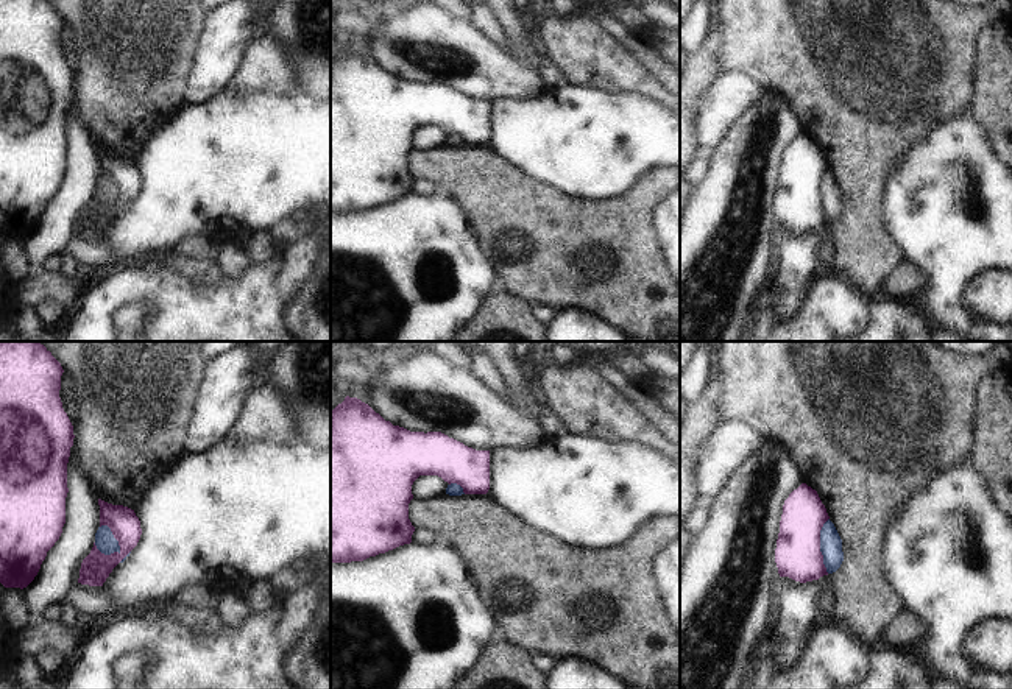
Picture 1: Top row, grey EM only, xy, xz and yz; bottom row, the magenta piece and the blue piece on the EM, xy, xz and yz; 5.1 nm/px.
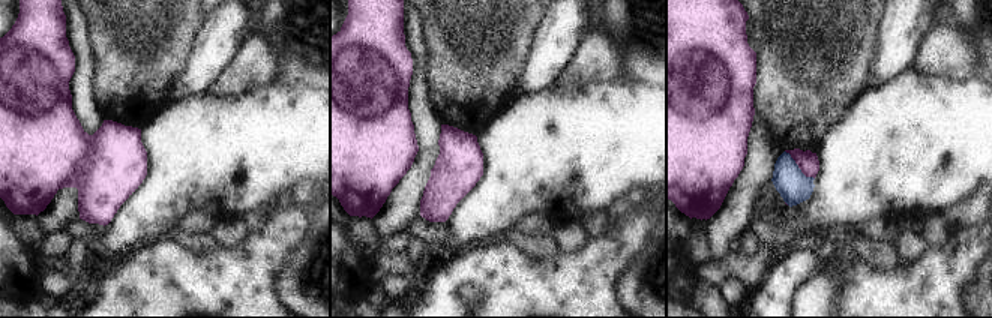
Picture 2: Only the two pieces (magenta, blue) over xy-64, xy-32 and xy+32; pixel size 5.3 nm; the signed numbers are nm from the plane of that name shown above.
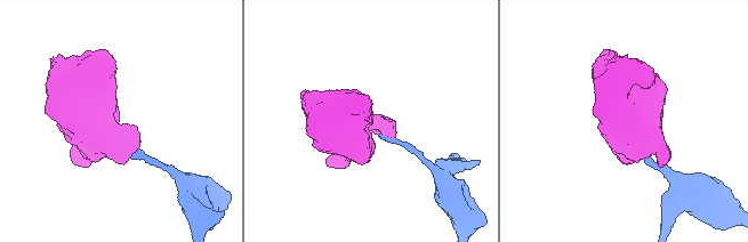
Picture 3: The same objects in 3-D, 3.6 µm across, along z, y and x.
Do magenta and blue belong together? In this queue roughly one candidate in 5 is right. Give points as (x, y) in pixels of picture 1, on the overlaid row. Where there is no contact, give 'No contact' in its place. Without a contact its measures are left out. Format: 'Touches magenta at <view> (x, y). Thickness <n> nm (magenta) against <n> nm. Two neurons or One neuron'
Touches magenta at xy (114, 537). Thickness 160 nm (magenta) against 110 nm. Two neurons

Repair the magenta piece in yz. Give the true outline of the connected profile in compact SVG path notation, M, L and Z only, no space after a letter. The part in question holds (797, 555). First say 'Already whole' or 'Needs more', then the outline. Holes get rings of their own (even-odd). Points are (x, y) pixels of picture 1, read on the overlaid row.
Already whole. M806 483L789 494L775 549L780 577L806 583L828 575L820 552L820 530L828 519L817 491Z

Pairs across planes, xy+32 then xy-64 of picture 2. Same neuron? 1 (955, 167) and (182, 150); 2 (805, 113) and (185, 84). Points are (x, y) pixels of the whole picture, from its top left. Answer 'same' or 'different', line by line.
1: same
2: different

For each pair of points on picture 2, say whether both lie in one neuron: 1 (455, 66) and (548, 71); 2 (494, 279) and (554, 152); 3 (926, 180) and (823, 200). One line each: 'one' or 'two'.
1: two
2: two
3: one

